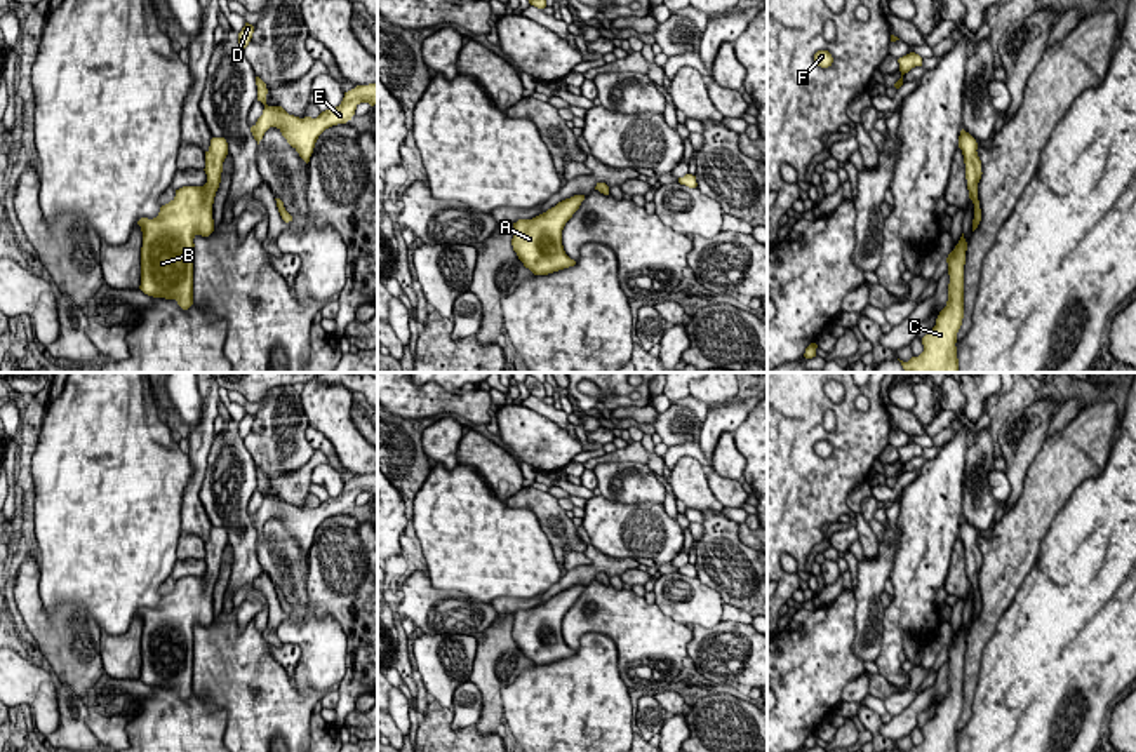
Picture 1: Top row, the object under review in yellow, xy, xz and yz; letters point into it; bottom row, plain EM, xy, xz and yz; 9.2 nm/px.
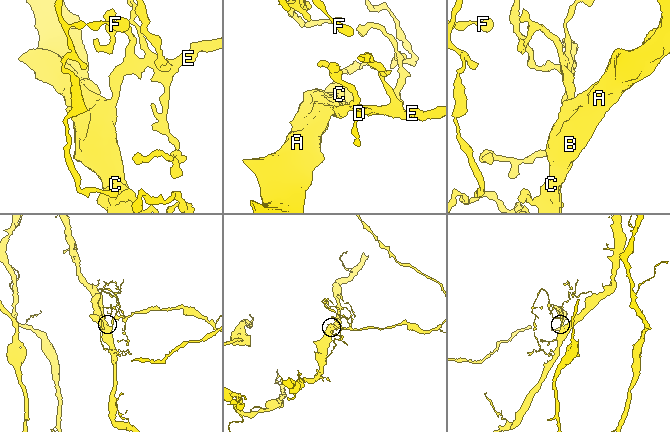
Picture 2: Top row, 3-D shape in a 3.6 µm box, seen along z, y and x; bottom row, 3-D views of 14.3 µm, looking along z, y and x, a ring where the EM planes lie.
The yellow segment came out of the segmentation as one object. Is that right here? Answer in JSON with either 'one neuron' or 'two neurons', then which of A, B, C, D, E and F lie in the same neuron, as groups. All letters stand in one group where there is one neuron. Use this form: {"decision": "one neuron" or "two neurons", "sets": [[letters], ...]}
{"decision": "one neuron", "sets": [["A", "B", "C", "D", "E", "F"]]}

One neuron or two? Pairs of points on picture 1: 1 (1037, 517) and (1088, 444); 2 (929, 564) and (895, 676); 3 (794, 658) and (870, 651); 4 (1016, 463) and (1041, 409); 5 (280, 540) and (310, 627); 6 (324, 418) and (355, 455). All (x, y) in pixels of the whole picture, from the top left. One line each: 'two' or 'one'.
1: one
2: one
3: two
4: one
5: one
6: one

